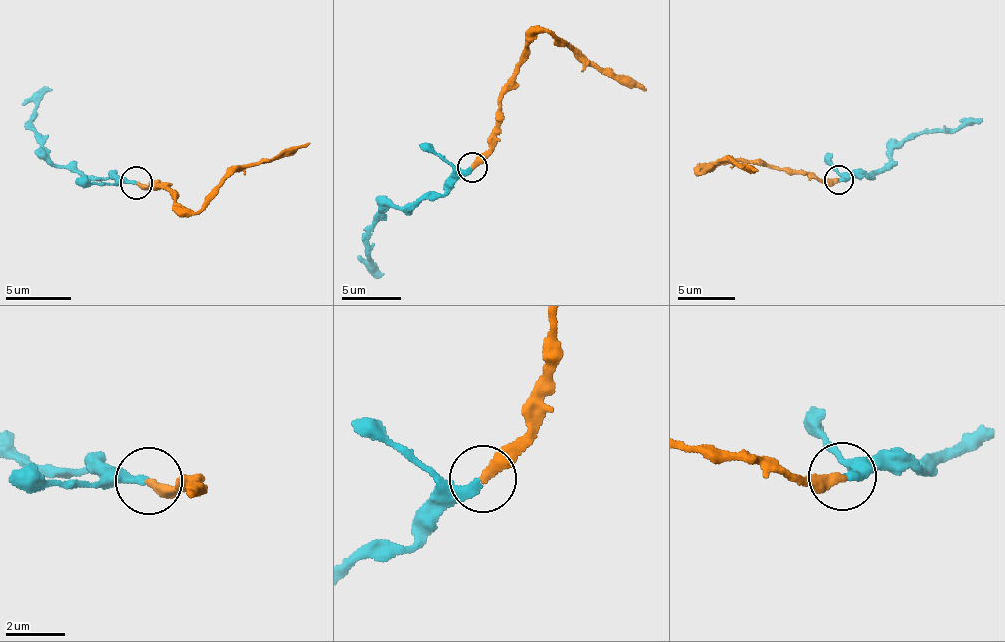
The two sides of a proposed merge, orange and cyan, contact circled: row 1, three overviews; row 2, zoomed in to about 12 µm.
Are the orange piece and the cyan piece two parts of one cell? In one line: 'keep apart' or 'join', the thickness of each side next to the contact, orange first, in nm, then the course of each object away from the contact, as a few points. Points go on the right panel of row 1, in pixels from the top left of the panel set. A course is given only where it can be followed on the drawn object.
join; calibres 320 and 280 nm; course orange (838, 179), (825, 182), (740, 159), (719, 161), (700, 171), (704, 173), (726, 160), (745, 169), (758, 170); course cyan (838, 178), (870, 178), (872, 171), (889, 162), (891, 152), (921, 132), (959, 131), (980, 120)

